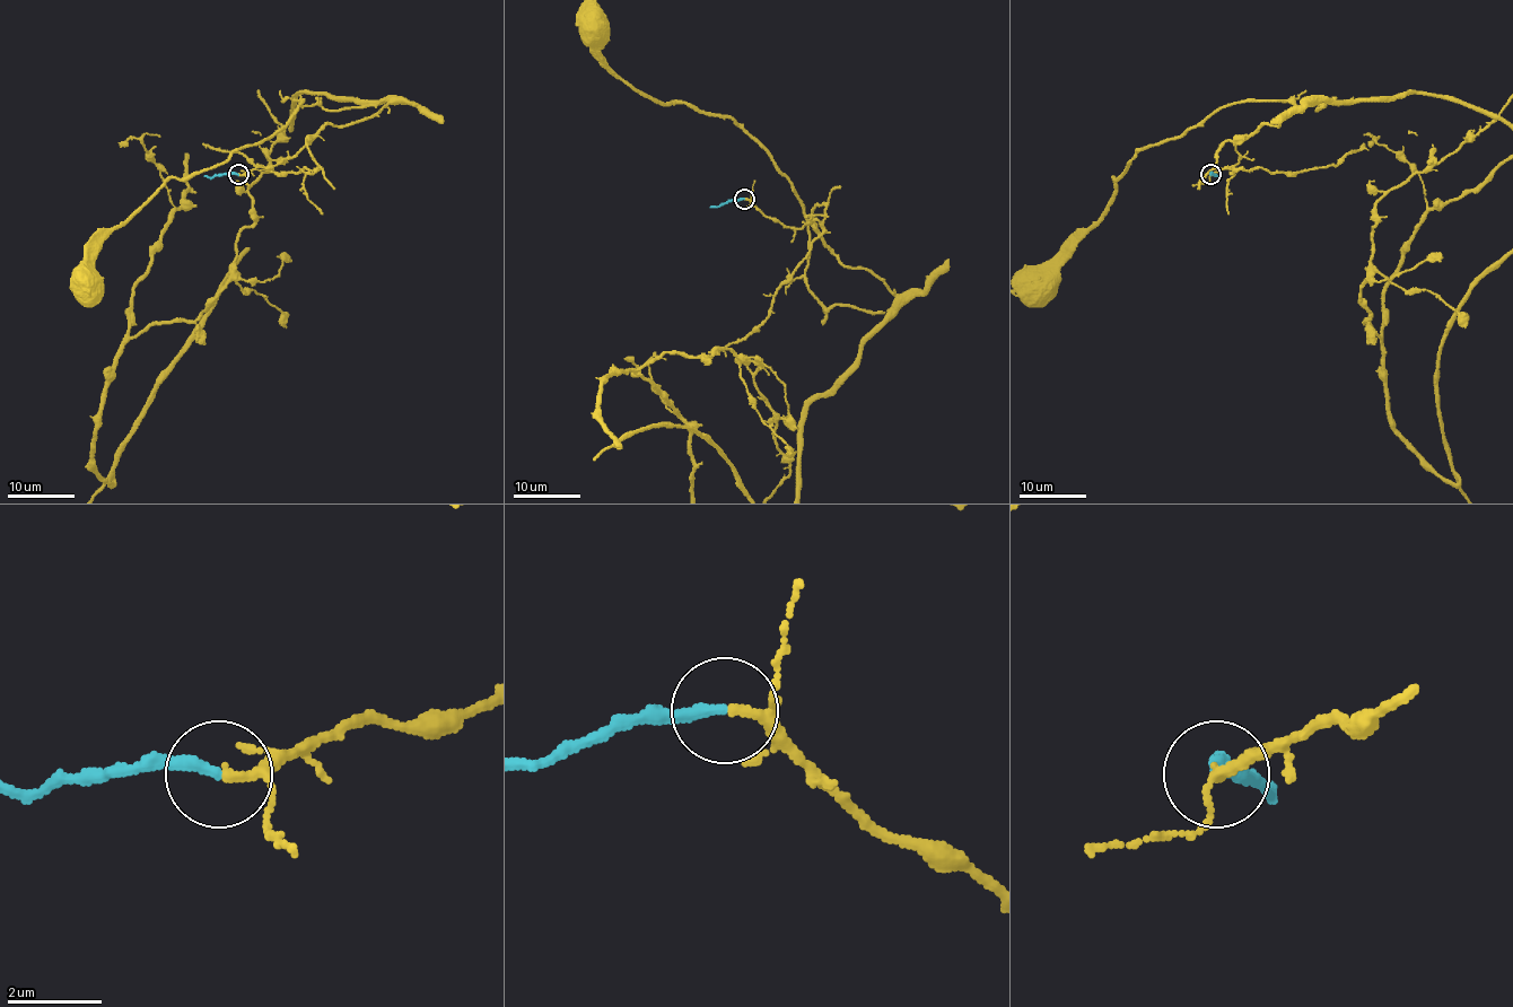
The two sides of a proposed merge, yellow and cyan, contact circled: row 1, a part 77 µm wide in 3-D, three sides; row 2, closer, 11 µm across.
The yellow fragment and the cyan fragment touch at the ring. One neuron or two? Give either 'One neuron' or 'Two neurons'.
One neuron

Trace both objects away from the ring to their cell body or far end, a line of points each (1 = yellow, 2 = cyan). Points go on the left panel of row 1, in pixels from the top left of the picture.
1: (239, 174), (388, 102), (299, 99), (268, 139), (168, 177), (102, 243), (82, 285)
2: (237, 174), (203, 176)

